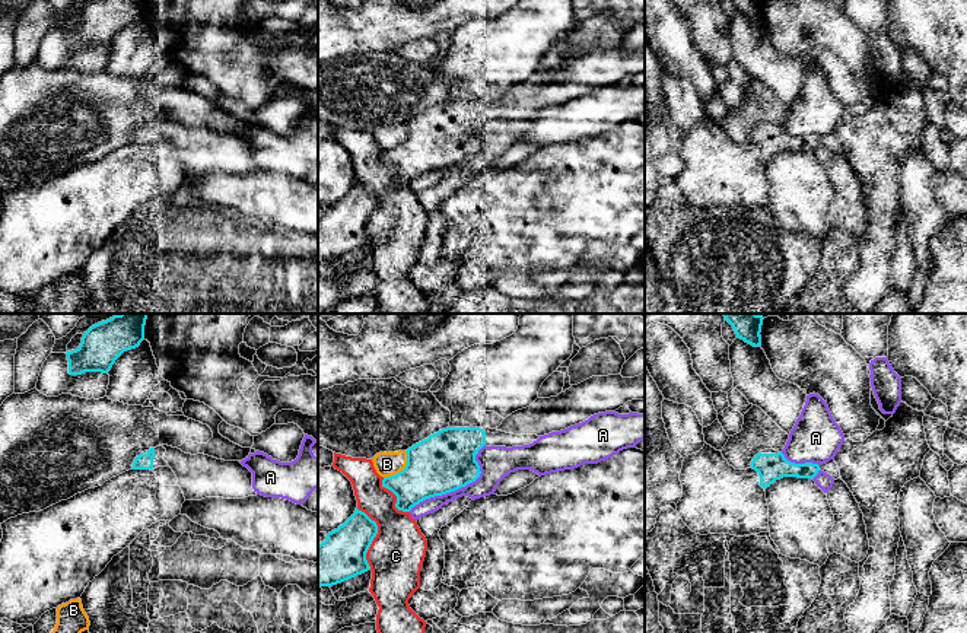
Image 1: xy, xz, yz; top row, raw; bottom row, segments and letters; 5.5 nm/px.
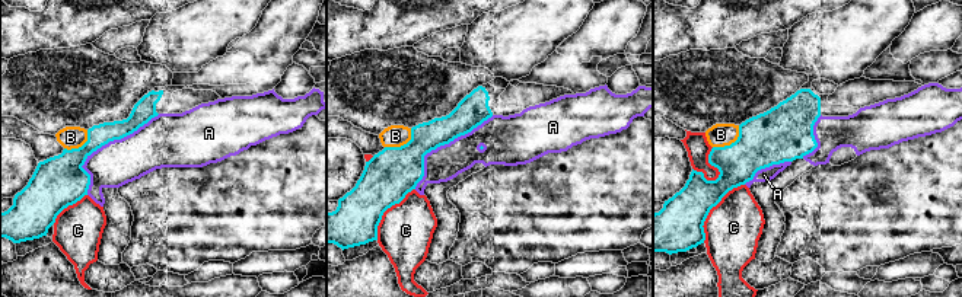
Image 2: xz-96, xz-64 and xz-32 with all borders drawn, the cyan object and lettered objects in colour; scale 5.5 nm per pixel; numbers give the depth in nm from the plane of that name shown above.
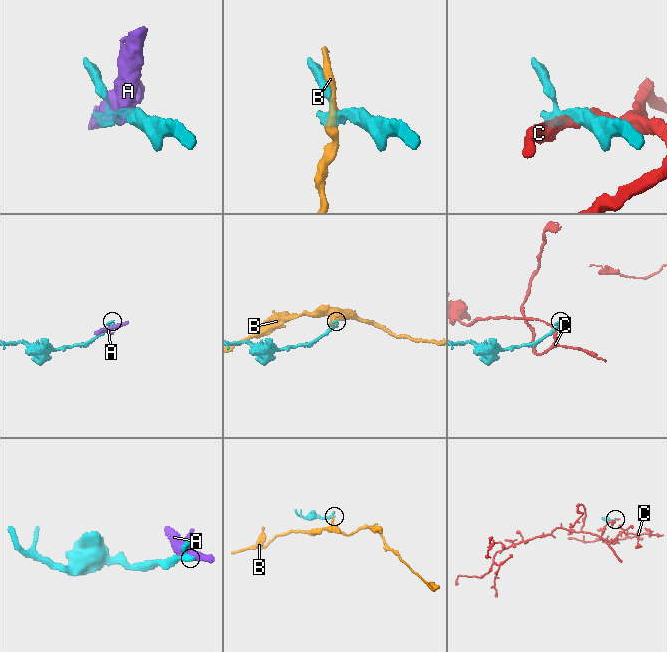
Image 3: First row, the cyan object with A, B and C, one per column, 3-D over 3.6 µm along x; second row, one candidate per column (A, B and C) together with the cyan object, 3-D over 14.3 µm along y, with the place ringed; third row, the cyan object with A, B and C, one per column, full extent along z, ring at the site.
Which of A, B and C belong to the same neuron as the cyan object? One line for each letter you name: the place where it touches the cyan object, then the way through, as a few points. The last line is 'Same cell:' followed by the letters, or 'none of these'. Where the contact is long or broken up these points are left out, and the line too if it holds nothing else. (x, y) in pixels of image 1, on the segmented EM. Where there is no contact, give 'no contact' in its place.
Same cell: none of these

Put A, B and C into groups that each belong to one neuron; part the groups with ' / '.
A / B / C

